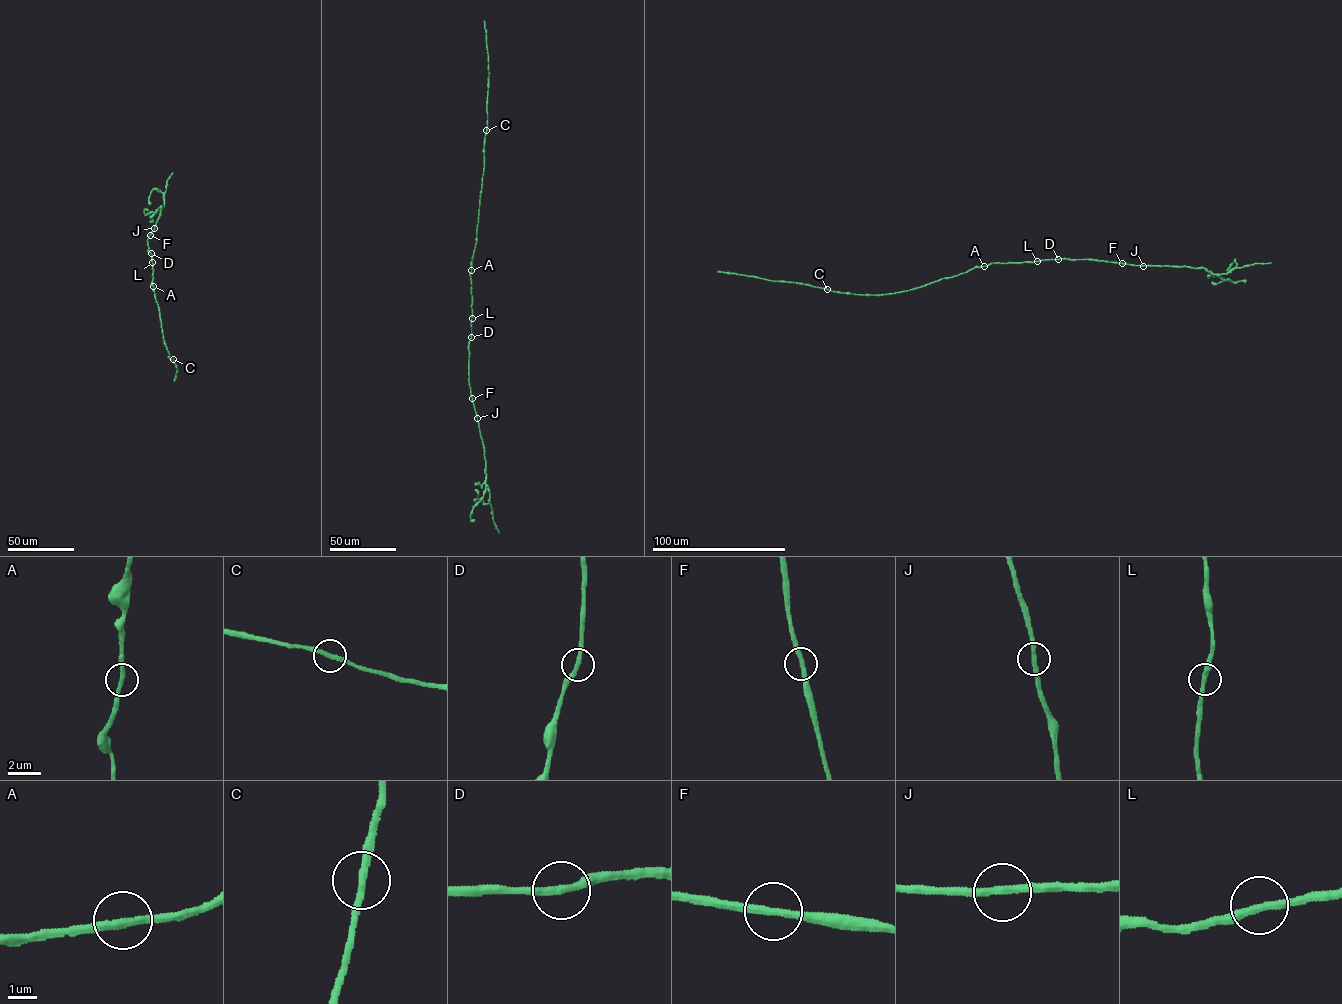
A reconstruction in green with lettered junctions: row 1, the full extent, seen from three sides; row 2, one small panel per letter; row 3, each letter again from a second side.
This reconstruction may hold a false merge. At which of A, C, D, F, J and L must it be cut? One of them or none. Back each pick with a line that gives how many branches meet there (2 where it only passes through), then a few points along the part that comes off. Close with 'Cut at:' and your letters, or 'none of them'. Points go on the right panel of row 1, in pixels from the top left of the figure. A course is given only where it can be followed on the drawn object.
Cut at: none of them

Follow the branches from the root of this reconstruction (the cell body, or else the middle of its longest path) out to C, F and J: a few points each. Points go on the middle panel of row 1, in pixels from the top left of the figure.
C: (471, 278), (486, 130)
F: (471, 278), (472, 316), (468, 349), (472, 398)
J: (471, 278), (469, 384), (477, 418)

